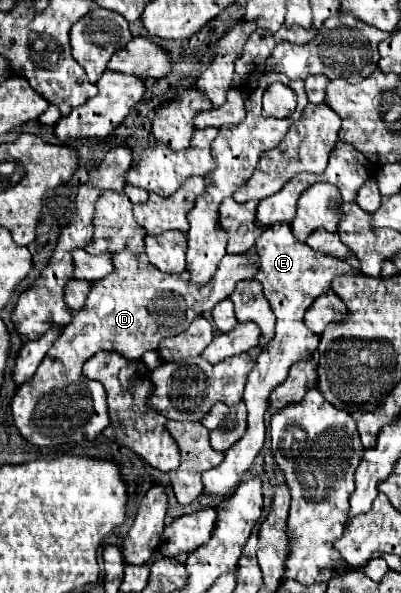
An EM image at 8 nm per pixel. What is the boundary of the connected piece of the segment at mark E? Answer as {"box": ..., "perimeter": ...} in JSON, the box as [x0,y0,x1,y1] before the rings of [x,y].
{"box":[203,223,359,497],"perimeter":[[[275,223],[271,225],[255,243],[257,255],[259,255],[259,263],[257,263],[257,273],[255,273],[255,281],[259,281],[263,285],[263,293],[271,305],[271,311],[277,317],[277,327],[275,327],[275,337],[271,341],[271,345],[267,347],[267,351],[263,351],[257,357],[257,363],[253,367],[253,371],[247,377],[247,385],[245,385],[245,395],[243,395],[243,403],[247,405],[247,431],[241,437],[241,441],[237,441],[227,453],[225,453],[225,461],[209,471],[203,473],[203,485],[205,485],[205,493],[209,495],[221,495],[225,497],[229,491],[235,489],[235,485],[239,483],[239,479],[245,475],[245,471],[251,467],[255,455],[261,451],[263,447],[263,437],[265,437],[265,411],[267,411],[267,399],[269,393],[285,381],[289,367],[297,361],[311,361],[317,345],[319,345],[319,335],[315,335],[313,331],[307,329],[303,315],[309,309],[309,305],[323,295],[333,277],[339,273],[359,273],[357,269],[349,267],[347,263],[335,259],[335,257],[327,257],[325,253],[315,253],[307,243],[295,241],[291,227],[287,223]]]}

